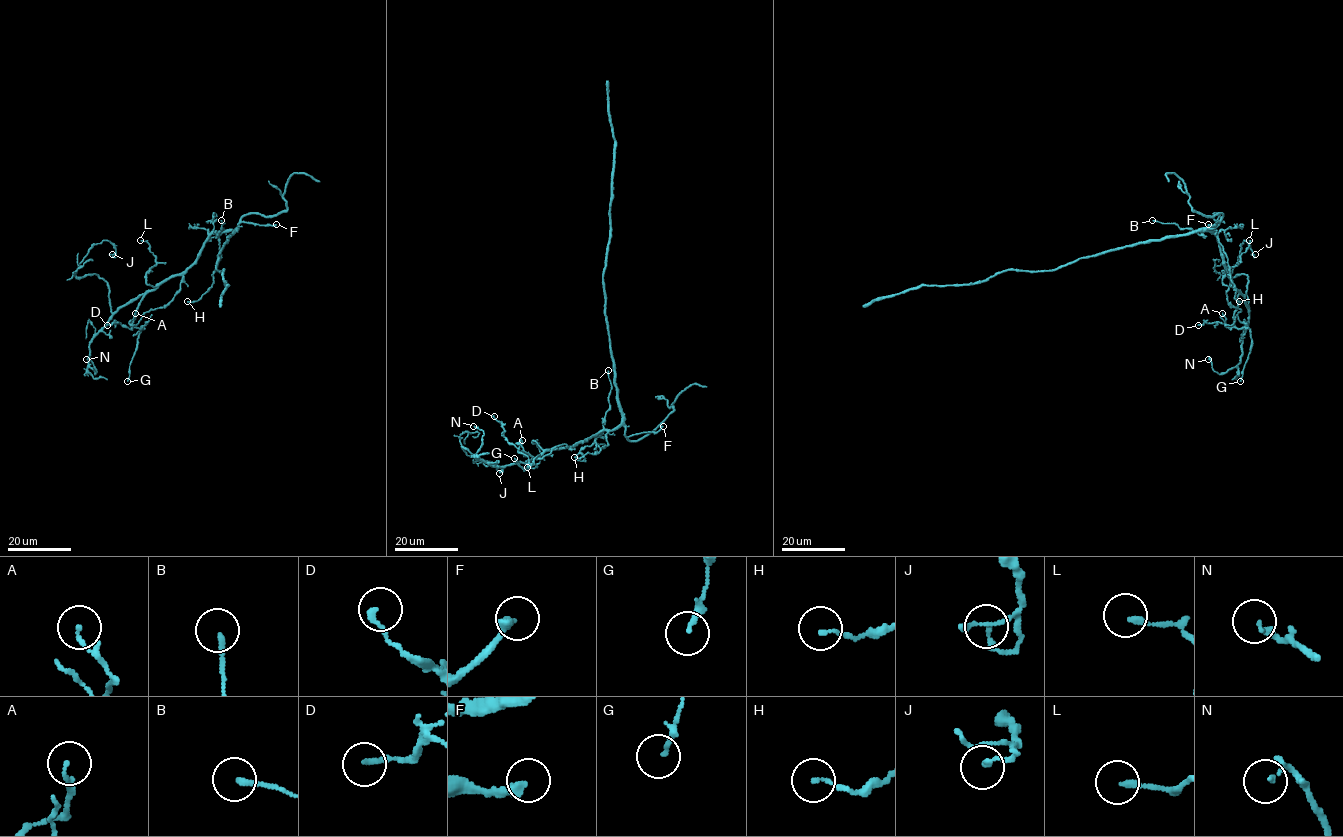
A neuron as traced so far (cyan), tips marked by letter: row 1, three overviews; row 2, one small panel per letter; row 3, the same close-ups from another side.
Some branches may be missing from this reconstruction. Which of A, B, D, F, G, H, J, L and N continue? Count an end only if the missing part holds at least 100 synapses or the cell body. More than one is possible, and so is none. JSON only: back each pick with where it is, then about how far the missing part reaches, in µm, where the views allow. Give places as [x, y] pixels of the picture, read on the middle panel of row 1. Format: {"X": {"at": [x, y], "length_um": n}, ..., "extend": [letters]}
{"extend": []}

